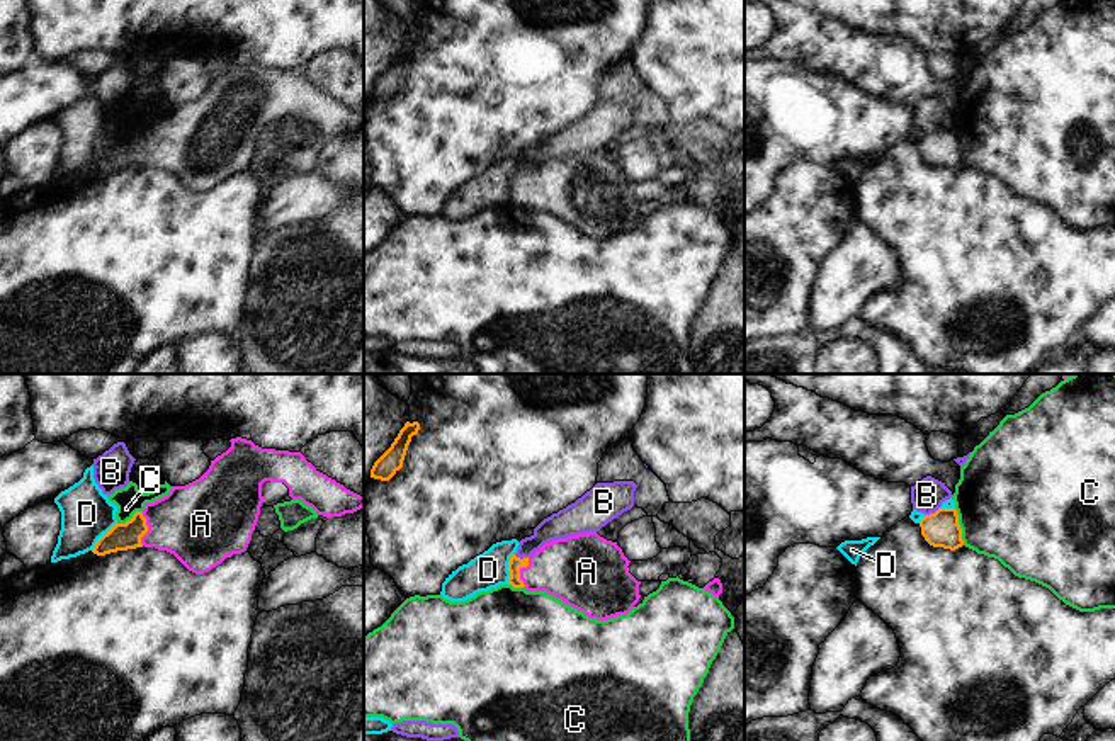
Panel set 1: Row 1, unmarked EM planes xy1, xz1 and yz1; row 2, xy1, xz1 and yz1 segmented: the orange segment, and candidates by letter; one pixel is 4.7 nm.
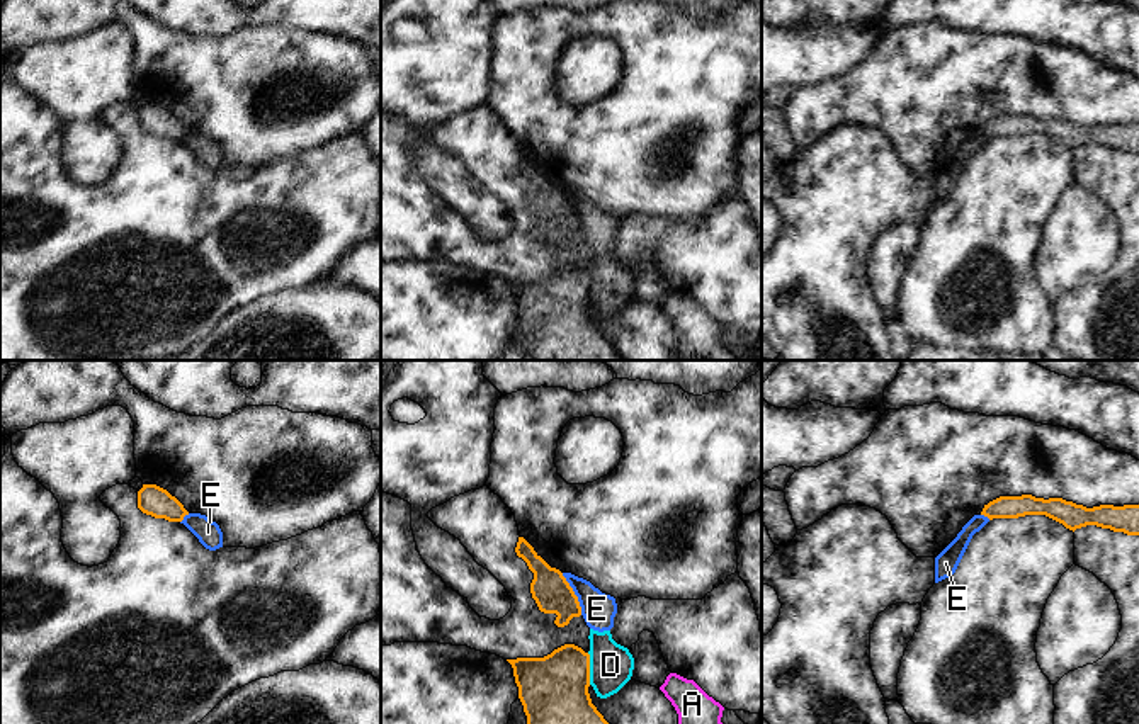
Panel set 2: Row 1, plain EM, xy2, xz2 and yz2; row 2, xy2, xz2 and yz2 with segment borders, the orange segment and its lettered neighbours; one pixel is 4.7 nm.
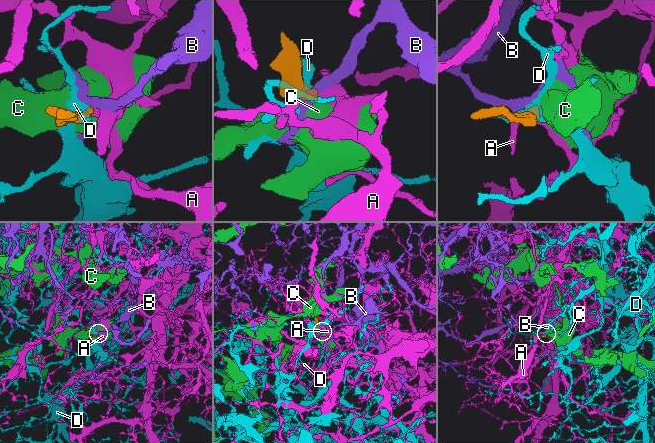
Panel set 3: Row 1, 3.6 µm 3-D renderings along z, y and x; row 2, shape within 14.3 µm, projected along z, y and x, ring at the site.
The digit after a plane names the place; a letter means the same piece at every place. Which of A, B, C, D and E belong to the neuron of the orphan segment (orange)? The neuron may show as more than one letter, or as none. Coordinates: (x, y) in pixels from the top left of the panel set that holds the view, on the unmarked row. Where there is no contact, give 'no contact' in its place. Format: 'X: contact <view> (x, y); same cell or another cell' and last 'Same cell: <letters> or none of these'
A: contact xz1 (519, 191); same cell
B: contact yz1 (932, 133); another cell
C: contact yz1 (959, 147); another cell
D: contact xz2 (589, 288); another cell
E: contact xz2 (573, 213); another cell
Same cell: A

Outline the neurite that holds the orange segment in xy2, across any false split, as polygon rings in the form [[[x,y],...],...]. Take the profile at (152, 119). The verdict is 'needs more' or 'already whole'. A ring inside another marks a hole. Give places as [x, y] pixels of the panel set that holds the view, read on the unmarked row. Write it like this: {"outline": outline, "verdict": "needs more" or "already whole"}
{"outline": [[[143,104],[138,110],[138,127],[146,134],[168,141],[182,141],[189,134],[175,116],[156,104]]], "verdict": "already whole"}

